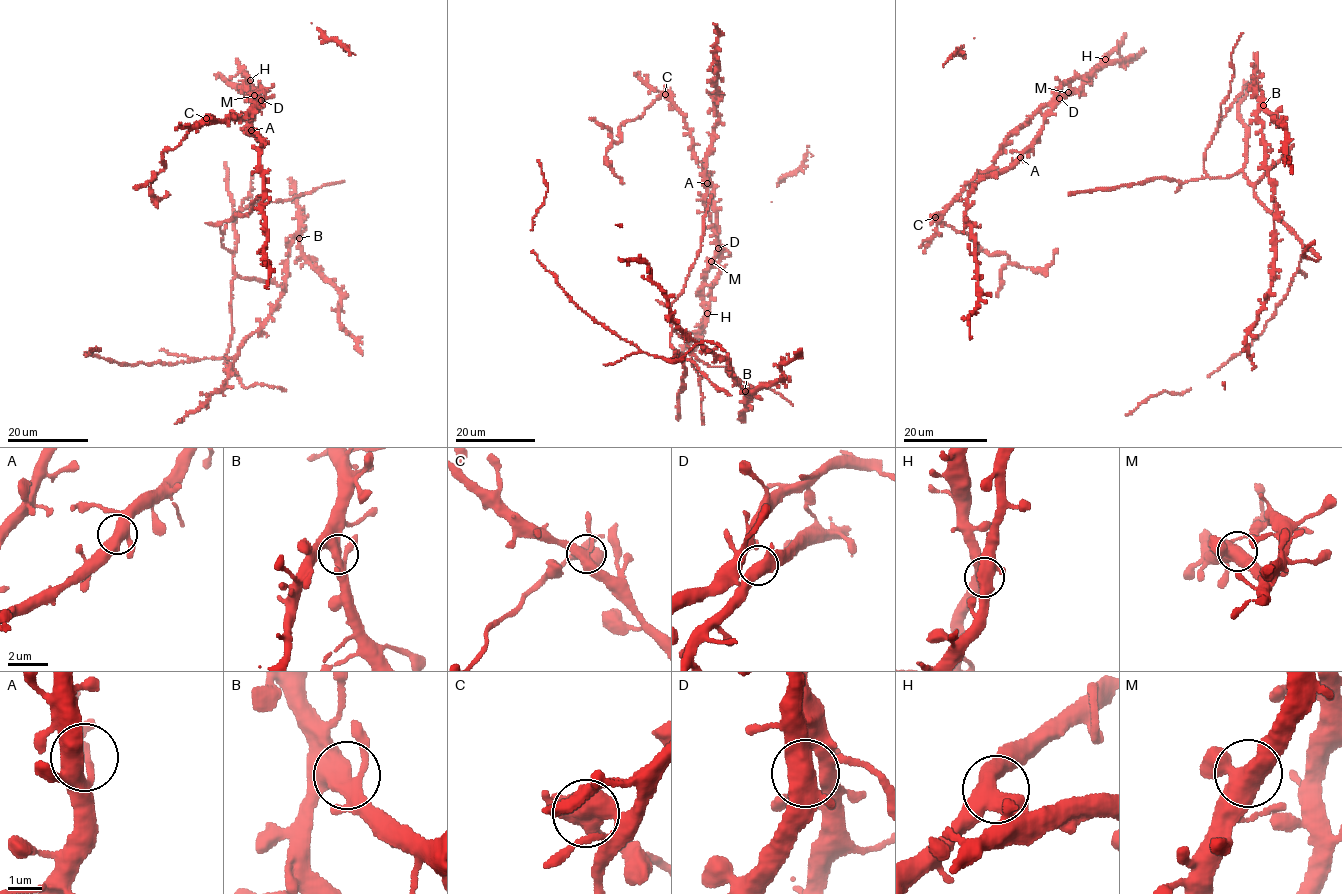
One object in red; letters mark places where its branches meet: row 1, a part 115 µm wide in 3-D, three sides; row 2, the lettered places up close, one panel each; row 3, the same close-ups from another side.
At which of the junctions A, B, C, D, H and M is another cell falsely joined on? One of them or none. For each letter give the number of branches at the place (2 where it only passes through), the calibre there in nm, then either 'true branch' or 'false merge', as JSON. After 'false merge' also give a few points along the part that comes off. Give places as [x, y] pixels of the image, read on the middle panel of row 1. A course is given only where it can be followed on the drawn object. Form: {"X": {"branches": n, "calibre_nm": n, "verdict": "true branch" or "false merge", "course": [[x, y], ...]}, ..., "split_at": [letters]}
{"A": {"branches": 3, "calibre_nm": 440, "verdict": "true branch"}, "B": {"branches": 3, "calibre_nm": 440, "verdict": "true branch"}, "C": {"branches": 3, "calibre_nm": 550, "verdict": "false merge", "course": [[665, 93], [645, 109], [641, 117], [621, 124], [621, 141], [612, 143], [606, 151], [610, 168], [623, 184]]}, "D": {"branches": 3, "calibre_nm": 440, "verdict": "true branch"}, "H": {"branches": 3, "calibre_nm": 480, "verdict": "true branch"}, "M": {"branches": 3, "calibre_nm": 460, "verdict": "true branch"}, "split_at": ["C"]}

